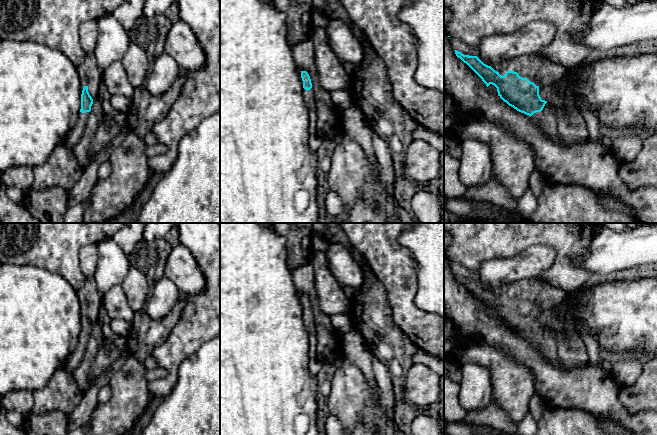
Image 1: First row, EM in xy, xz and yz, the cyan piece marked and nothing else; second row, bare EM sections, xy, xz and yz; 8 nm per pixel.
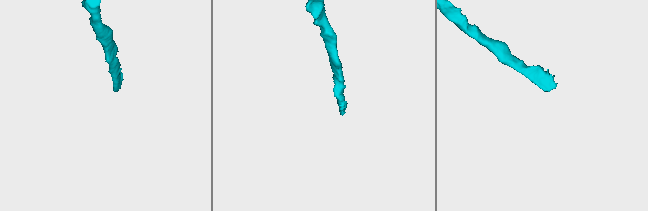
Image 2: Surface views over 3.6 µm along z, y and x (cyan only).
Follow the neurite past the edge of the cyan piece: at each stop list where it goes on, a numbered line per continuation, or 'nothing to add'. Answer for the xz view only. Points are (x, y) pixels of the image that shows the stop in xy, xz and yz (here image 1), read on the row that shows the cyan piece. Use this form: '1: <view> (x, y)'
1: xz (309, 97)

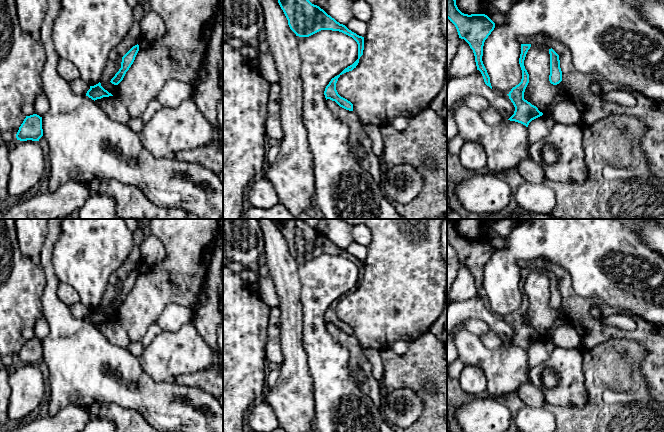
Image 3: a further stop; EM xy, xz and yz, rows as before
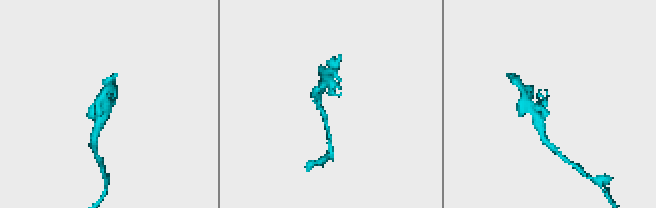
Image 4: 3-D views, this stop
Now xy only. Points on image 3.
nothing to add

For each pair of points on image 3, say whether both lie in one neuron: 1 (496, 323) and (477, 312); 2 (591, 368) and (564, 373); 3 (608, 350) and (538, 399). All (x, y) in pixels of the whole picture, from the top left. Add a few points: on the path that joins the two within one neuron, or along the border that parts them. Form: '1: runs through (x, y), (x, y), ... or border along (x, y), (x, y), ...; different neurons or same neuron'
1: runs through (491, 319), (482, 313); same neuron
2: border along (580, 348), (584, 384), (588, 393); different neurons
3: border along (545, 402), (542, 407); different neurons

